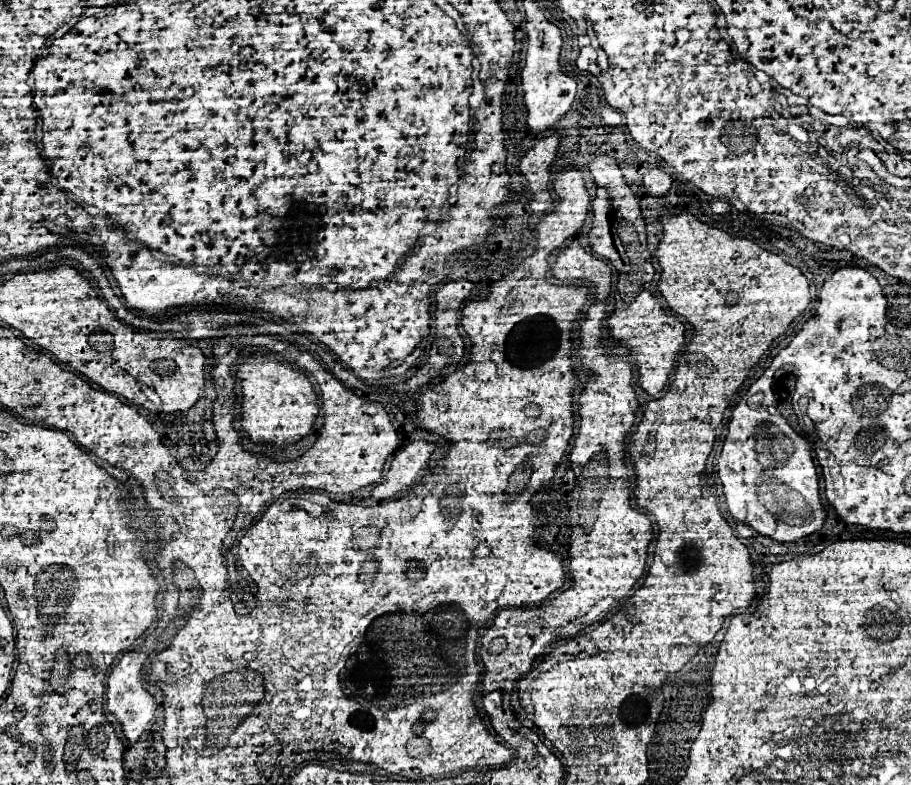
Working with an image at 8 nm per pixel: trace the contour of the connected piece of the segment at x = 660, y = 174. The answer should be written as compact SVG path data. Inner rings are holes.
M650 168L642 178L648 196L666 196L672 187L672 178L661 168Z

